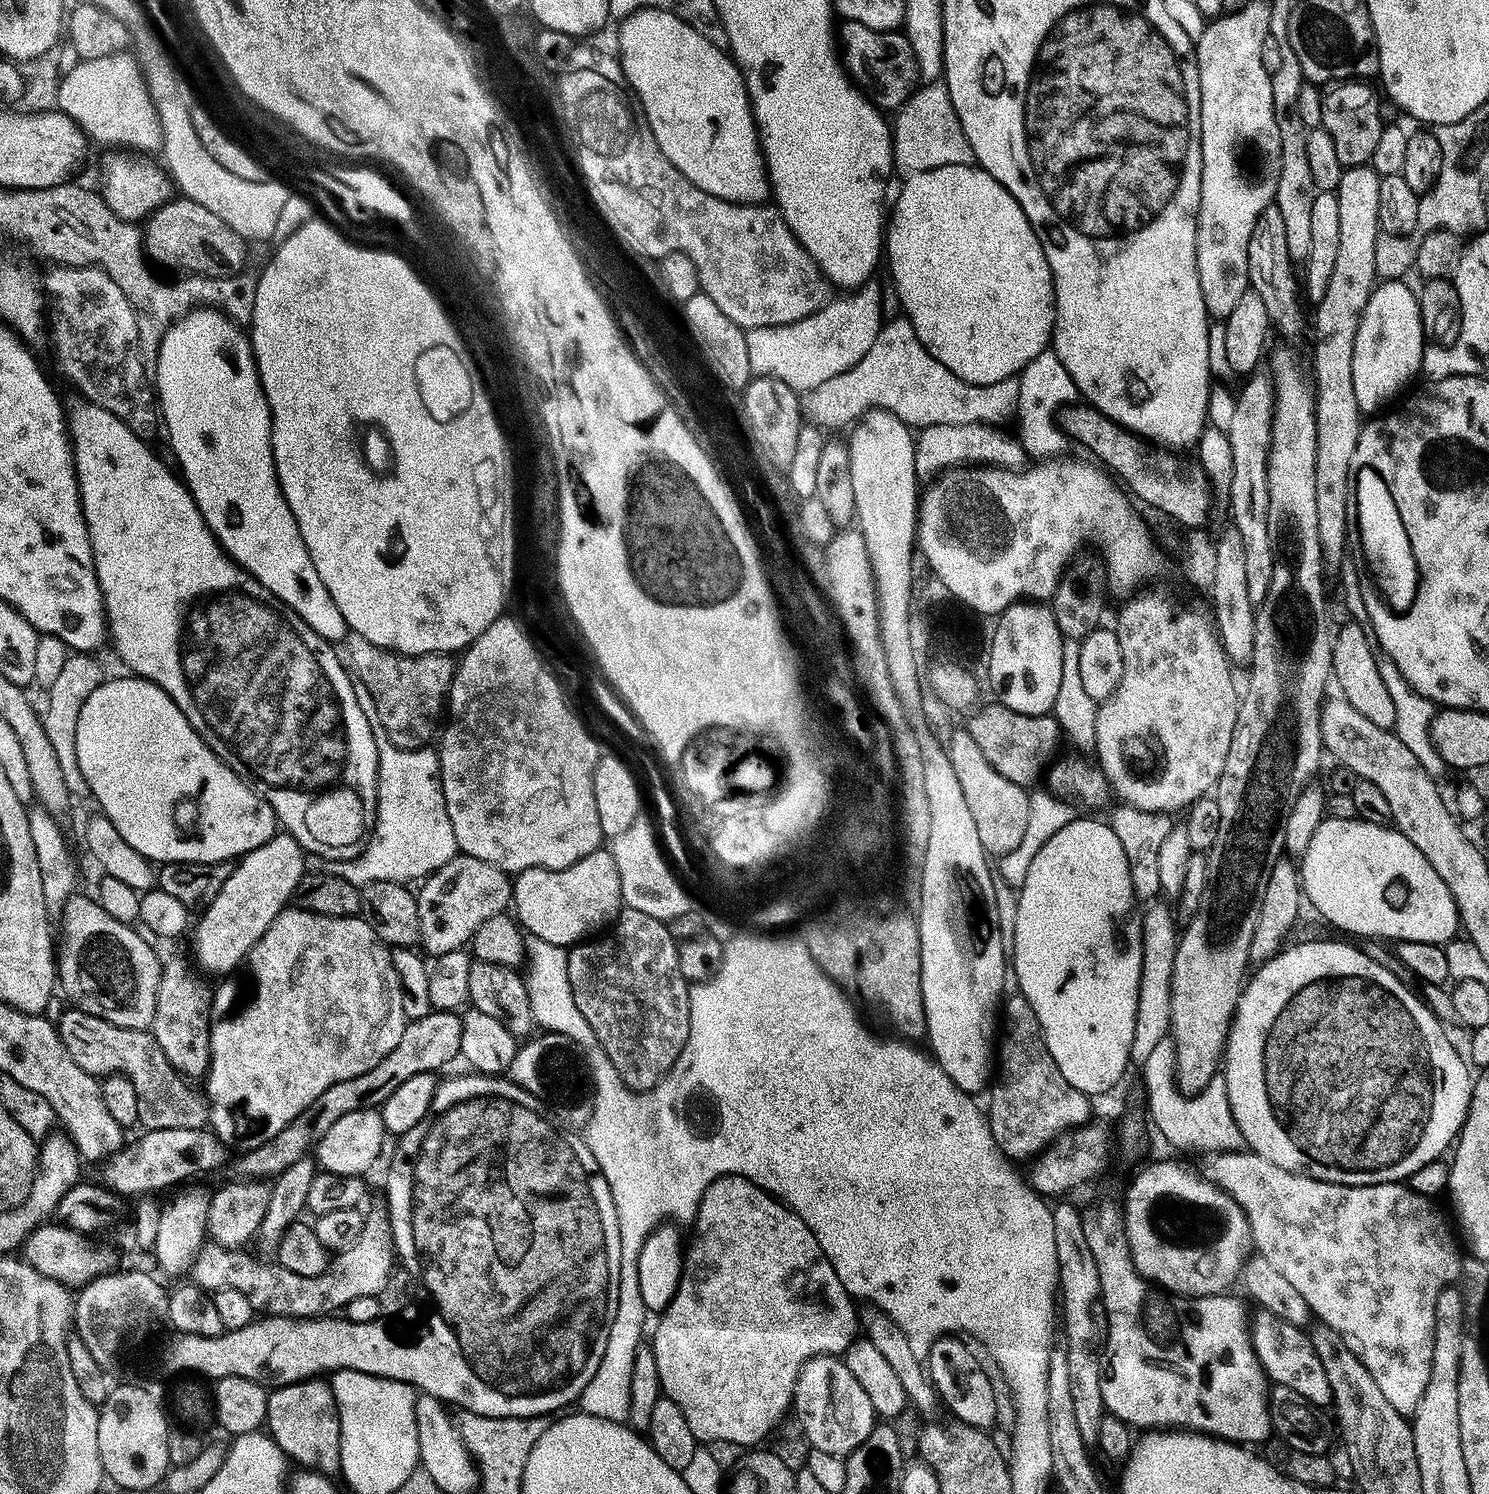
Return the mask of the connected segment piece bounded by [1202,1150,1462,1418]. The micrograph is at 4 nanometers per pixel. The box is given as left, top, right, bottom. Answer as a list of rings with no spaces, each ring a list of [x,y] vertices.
[[[1251,1150],[1213,1152],[1203,1160],[1203,1179],[1217,1184],[1242,1209],[1258,1255],[1306,1298],[1311,1315],[1319,1323],[1330,1326],[1350,1346],[1386,1394],[1386,1402],[1405,1418],[1411,1417],[1430,1378],[1436,1299],[1441,1290],[1461,1279],[1461,1245],[1454,1232],[1452,1237],[1443,1214],[1432,1205],[1435,1203],[1404,1182],[1331,1184],[1282,1170]]]

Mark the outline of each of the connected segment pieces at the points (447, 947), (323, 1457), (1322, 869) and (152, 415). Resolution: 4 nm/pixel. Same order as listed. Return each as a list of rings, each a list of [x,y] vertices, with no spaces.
[[[463,854],[443,864],[419,888],[415,893],[420,919],[419,943],[424,944],[423,951],[432,958],[463,949],[486,918],[501,915],[507,909],[504,907],[514,900],[514,884],[509,873],[490,866],[490,862],[482,862],[482,858]]]
[[[309,1378],[293,1384],[284,1384],[268,1392],[268,1418],[266,1431],[288,1457],[296,1460],[301,1469],[332,1474],[340,1466],[340,1412],[336,1408],[336,1393],[331,1383],[323,1384],[323,1379]]]
[[[1325,818],[1314,830],[1310,846],[1298,864],[1303,895],[1316,907],[1316,912],[1324,920],[1329,920],[1336,928],[1349,932],[1352,936],[1381,936],[1392,942],[1410,941],[1432,943],[1441,946],[1457,935],[1460,915],[1456,913],[1456,903],[1446,890],[1446,882],[1438,878],[1434,866],[1422,858],[1422,850],[1410,842],[1395,827],[1371,824],[1359,818],[1352,820],[1332,820]]]
[[[56,264],[51,268],[53,269],[44,277],[44,290],[50,299],[48,328],[50,332],[52,330],[52,346],[59,370],[77,388],[77,393],[83,399],[102,405],[129,426],[141,440],[149,441],[157,428],[160,428],[158,398],[149,373],[141,362],[137,316],[129,299],[115,285],[114,280],[96,265],[74,267]]]

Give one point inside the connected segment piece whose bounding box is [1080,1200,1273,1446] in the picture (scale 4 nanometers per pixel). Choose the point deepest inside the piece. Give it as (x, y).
(1187, 1364)

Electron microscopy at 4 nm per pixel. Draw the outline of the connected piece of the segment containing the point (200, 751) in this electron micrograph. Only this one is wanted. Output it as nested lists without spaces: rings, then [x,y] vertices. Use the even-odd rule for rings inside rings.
[[[135,674],[124,675],[128,676],[122,677],[121,680],[105,679],[104,684],[98,686],[98,690],[94,690],[94,694],[90,694],[90,698],[86,698],[86,702],[82,706],[82,714],[78,715],[77,754],[79,769],[82,770],[82,776],[86,778],[92,791],[91,799],[100,803],[99,811],[108,816],[110,822],[114,822],[118,834],[122,834],[125,842],[134,846],[134,850],[138,850],[138,854],[142,854],[153,862],[166,864],[170,862],[210,862],[213,864],[223,860],[236,860],[250,850],[262,846],[271,836],[277,835],[278,821],[275,810],[241,776],[234,774],[234,770],[230,770],[230,766],[226,766],[226,762],[222,762],[222,758],[218,758],[218,754],[214,754],[214,750],[210,750],[210,746],[206,746],[206,742],[198,734],[198,730],[194,730],[194,726],[190,726],[186,714],[182,714],[182,710],[178,710],[178,706],[170,698],[170,694],[166,694],[166,690],[162,690],[154,682]]]

